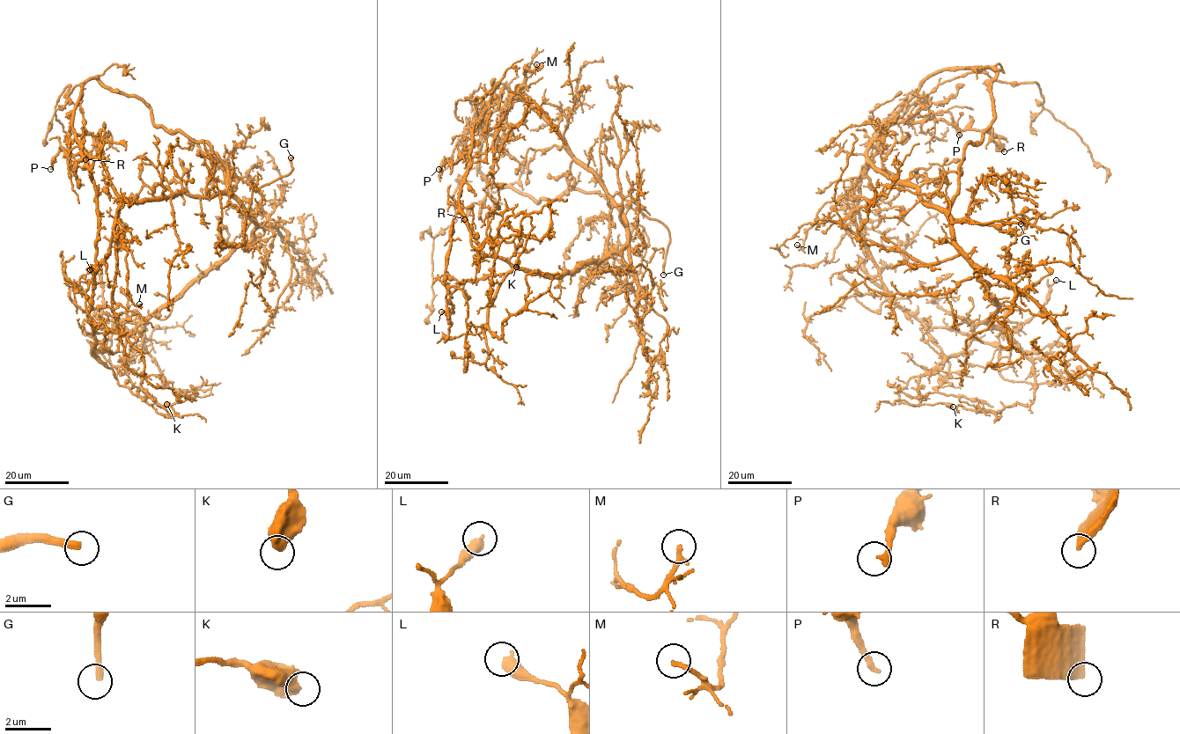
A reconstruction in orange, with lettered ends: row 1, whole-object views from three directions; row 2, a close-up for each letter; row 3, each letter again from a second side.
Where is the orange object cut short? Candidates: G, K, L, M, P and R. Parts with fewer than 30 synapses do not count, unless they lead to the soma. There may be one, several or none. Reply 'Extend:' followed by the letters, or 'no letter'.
Extend: G

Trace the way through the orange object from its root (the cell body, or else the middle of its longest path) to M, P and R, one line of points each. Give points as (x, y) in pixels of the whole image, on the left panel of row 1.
M: (165, 303), (251, 238), (240, 201), (186, 192), (121, 204), (114, 231), (139, 304)
P: (165, 303), (251, 238), (244, 204), (186, 192), (129, 201), (99, 160), (61, 146), (50, 169)
R: (165, 303), (251, 238), (254, 219), (225, 194), (129, 201), (104, 166), (101, 139), (85, 159)

